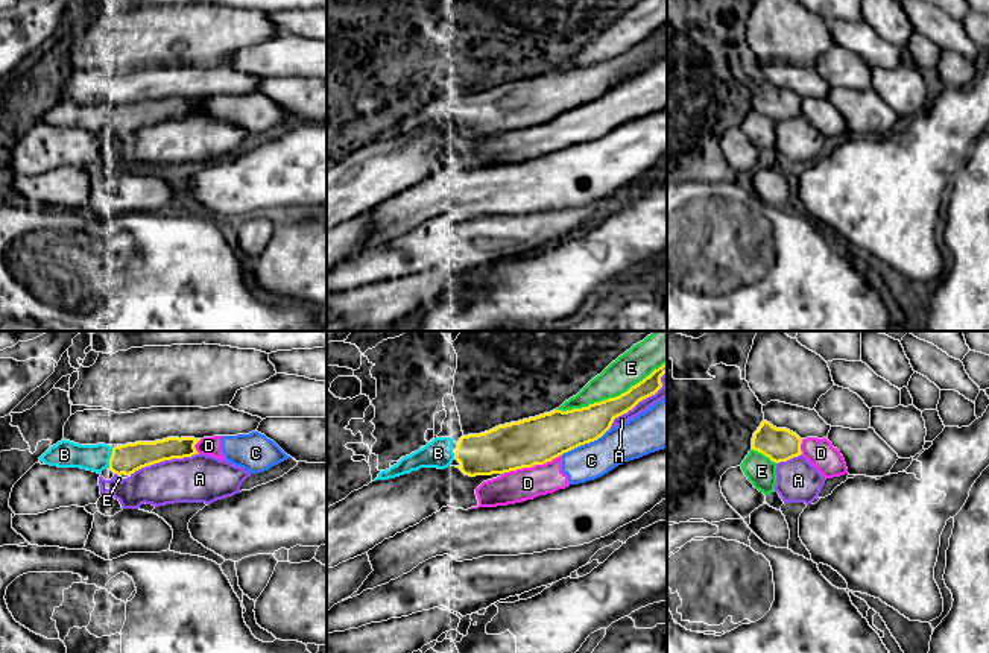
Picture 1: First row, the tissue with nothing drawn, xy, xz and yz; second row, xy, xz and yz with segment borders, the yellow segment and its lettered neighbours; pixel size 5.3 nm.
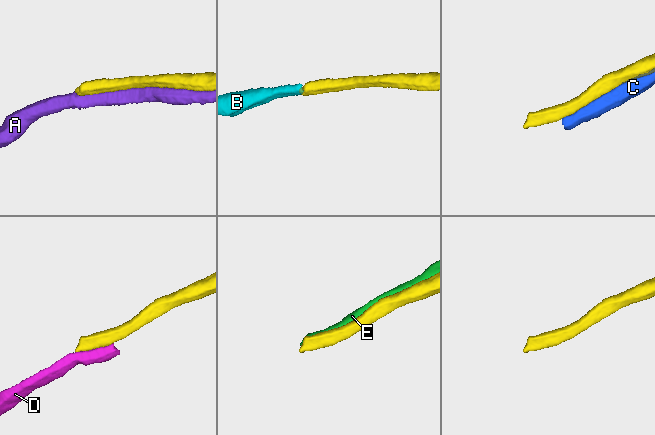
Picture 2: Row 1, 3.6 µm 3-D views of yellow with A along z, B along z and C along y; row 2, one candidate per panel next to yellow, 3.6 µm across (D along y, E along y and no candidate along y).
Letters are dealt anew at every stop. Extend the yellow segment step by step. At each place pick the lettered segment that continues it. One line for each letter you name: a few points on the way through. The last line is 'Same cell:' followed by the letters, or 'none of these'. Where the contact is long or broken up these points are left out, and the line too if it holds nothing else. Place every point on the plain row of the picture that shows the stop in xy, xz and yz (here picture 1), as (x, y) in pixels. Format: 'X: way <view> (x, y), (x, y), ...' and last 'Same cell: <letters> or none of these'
B: way xy (126, 119), (111, 117), (64, 114)
Same cell: B

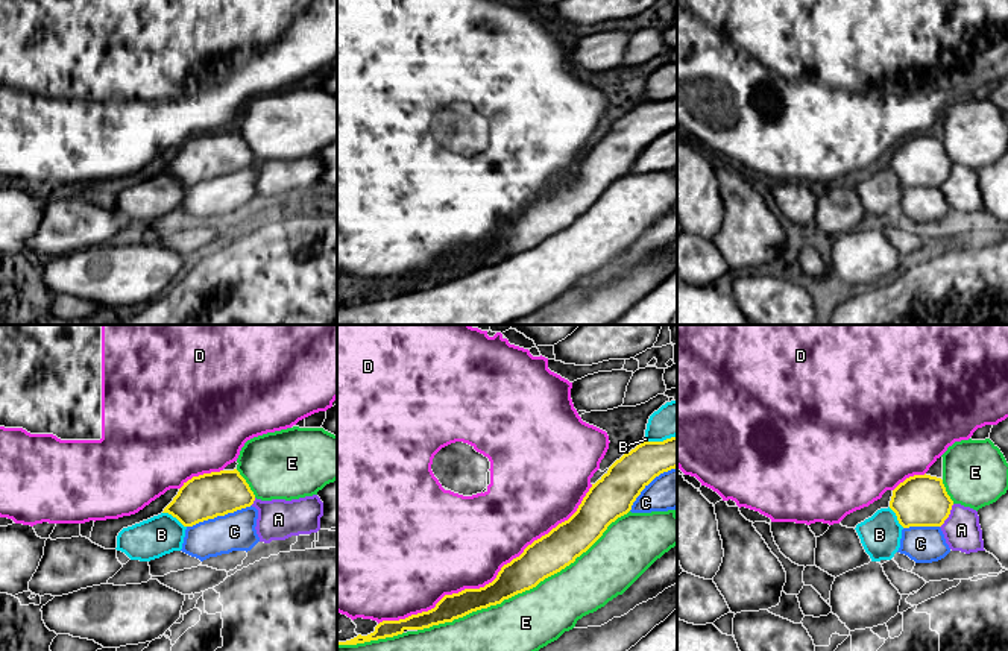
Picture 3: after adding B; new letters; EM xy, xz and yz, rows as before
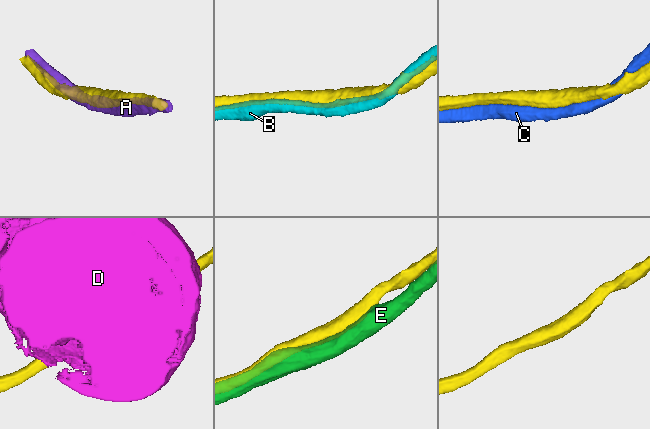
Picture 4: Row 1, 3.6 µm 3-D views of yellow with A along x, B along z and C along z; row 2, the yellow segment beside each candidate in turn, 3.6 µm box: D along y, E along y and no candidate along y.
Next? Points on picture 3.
Same cell: none of these

